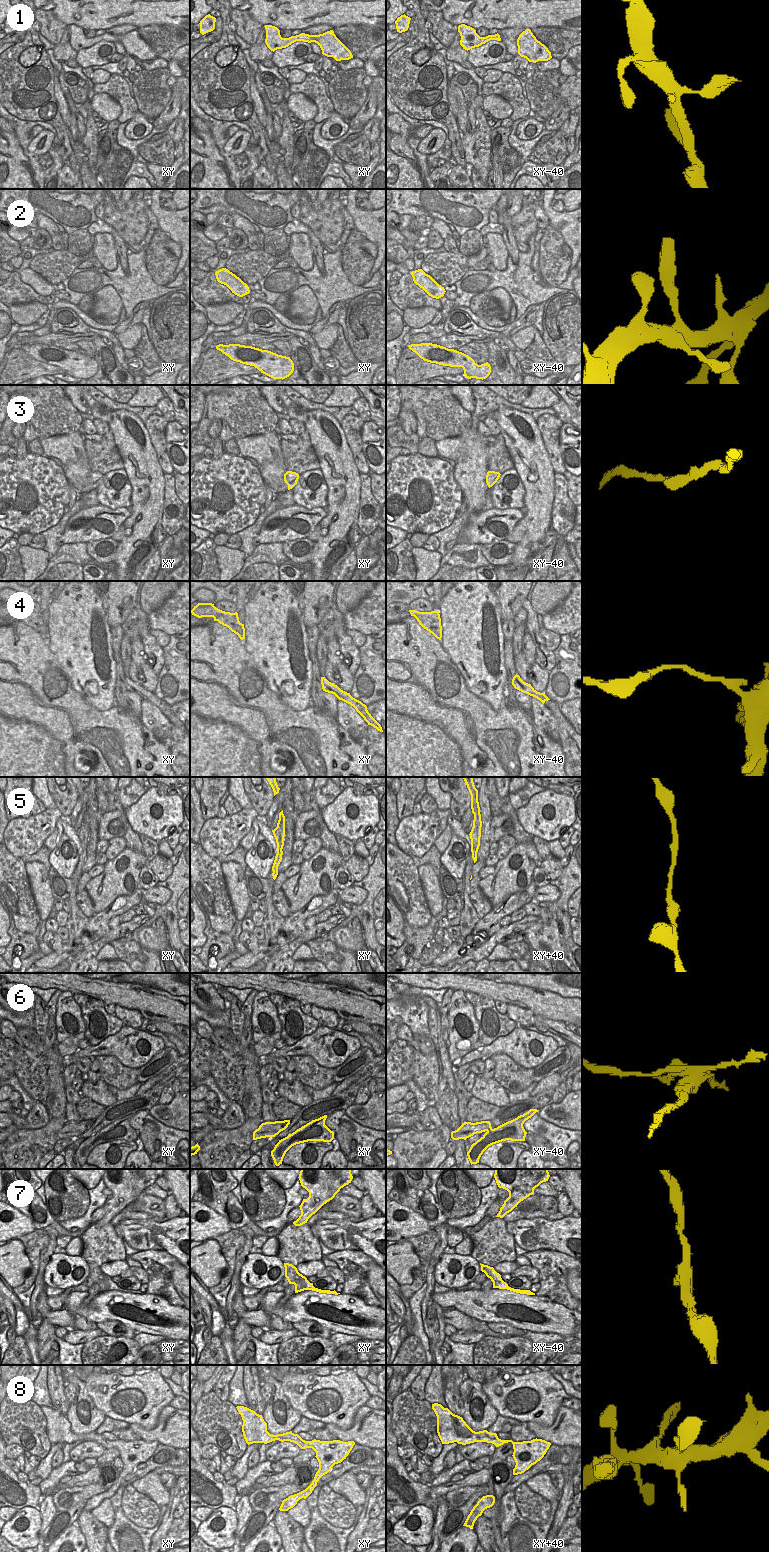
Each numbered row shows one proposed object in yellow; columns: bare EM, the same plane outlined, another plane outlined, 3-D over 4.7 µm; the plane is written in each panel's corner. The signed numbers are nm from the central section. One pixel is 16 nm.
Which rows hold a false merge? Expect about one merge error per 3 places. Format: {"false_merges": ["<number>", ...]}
{"false_merges": ["4", "6"]}

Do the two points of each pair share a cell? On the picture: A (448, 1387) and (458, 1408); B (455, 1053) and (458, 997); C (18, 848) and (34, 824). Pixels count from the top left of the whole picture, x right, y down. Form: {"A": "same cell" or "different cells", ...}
{"A": "same cell", "B": "same cell", "C": "same cell"}

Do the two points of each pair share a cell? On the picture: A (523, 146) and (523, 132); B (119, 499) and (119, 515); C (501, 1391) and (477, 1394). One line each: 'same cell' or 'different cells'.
A: different cells
B: different cells
C: different cells

